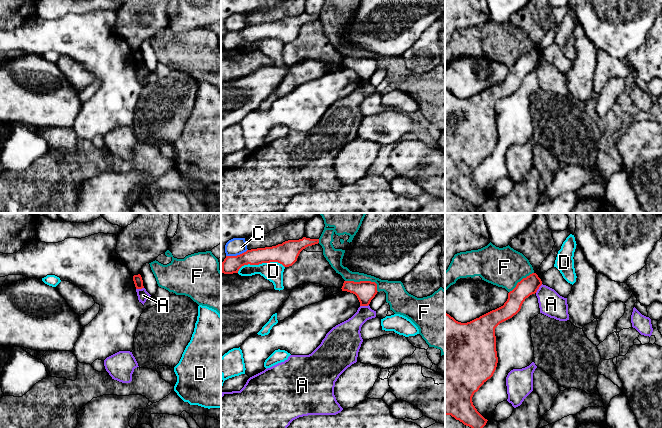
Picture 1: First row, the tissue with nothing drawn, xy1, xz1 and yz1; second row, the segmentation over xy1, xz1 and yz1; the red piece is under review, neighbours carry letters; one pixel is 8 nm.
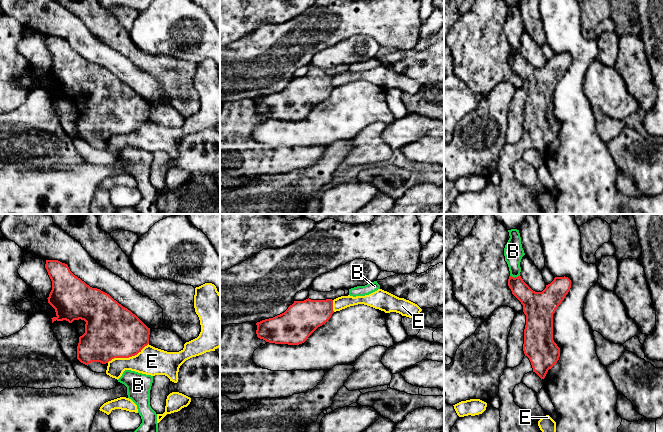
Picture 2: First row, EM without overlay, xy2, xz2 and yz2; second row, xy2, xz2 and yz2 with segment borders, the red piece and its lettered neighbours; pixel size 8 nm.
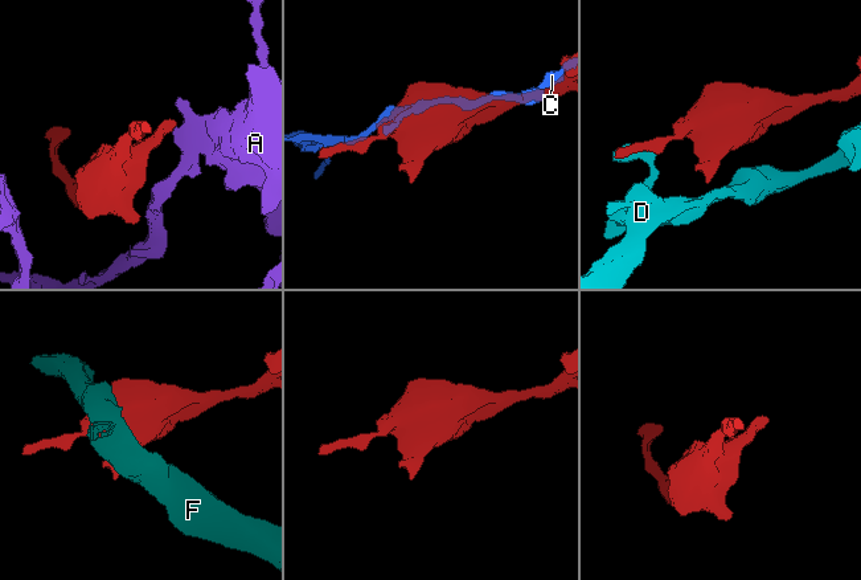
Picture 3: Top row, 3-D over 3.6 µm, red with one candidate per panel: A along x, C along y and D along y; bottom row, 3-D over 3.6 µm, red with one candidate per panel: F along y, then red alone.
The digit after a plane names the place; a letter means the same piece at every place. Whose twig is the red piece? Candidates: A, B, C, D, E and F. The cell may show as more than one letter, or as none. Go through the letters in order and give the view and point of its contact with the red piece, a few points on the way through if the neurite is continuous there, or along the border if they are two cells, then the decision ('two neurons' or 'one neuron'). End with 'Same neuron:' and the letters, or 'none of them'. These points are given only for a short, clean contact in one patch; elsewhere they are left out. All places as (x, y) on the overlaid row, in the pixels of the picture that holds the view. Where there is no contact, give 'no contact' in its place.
A: meets red in xz1 at (364, 305); border along xz1 (368, 304), (360, 306); two neurons
B: meets red in yz2 at (515, 277); two neurons
C: meets red in xz1 at (237, 255); border along xz1 (247, 249), (239, 254), (226, 256); two neurons
D: meets red in xz1 at (260, 263); border along xz1 (284, 267), (277, 262), (262, 262), (244, 264), (237, 272); two neurons
E: meets red in xy2 at (127, 357); two neurons
F: meets red in xz1 at (364, 281); two neurons
Same neuron: none of them

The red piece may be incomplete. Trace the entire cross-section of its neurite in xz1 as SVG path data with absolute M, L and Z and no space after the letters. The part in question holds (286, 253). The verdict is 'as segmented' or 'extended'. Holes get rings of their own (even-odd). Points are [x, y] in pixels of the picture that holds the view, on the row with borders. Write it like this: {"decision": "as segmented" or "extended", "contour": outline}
{"decision": "as segmented", "contour": "M303 237L299 240L288 240L272 247L247 250L237 256L226 256L222 262L222 273L238 273L244 265L259 265L270 262L278 262L284 267L289 267L297 261L303 249L318 243L319 239Z"}

